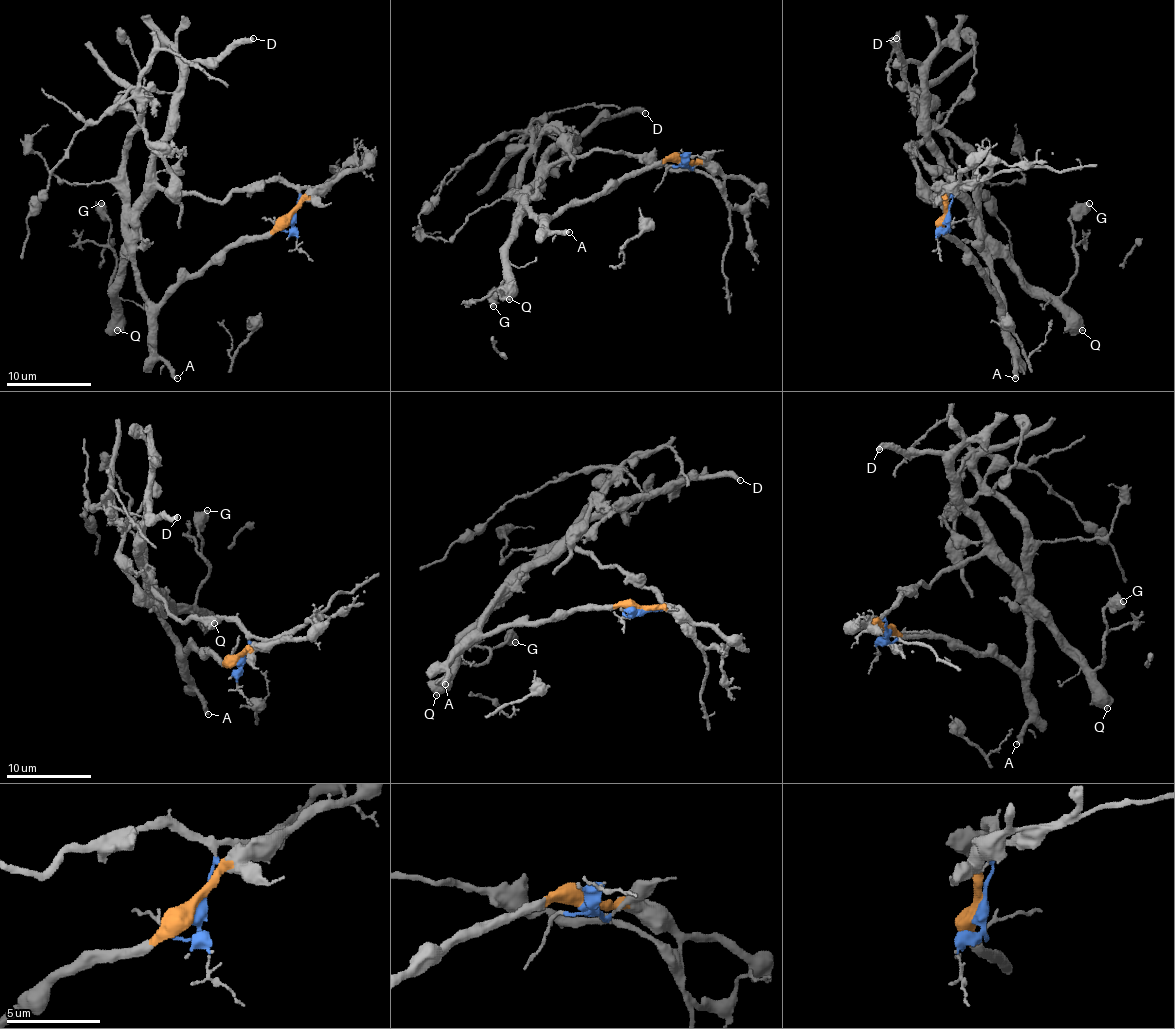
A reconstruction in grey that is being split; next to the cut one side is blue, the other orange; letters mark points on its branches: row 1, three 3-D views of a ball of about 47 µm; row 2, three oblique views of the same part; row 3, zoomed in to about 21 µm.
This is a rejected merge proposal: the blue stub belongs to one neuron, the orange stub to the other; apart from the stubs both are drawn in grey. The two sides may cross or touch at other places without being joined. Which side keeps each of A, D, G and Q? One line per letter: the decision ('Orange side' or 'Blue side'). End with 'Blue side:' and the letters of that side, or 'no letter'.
A: Orange side
D: Blue side
G: Blue side
Q: Blue side
Blue side: D, G, Q

